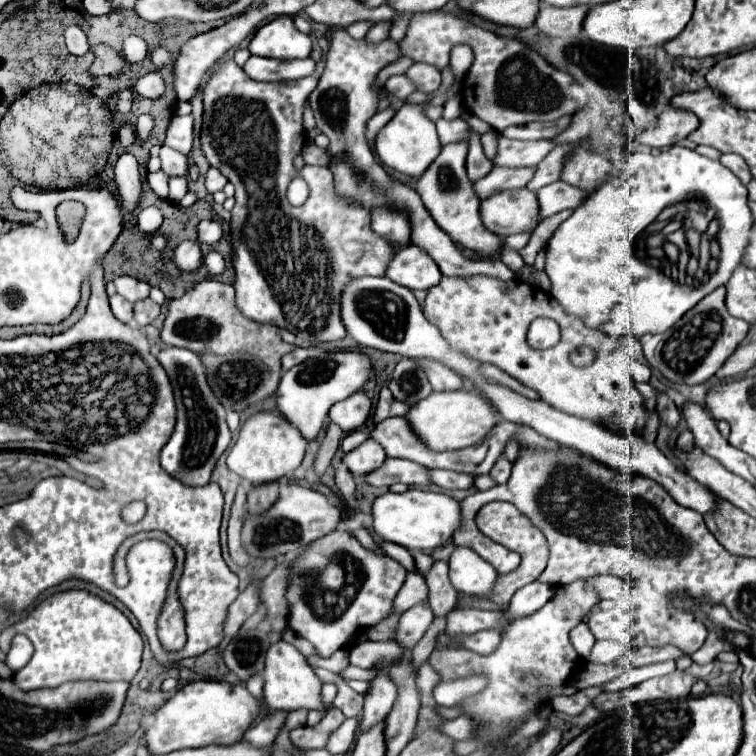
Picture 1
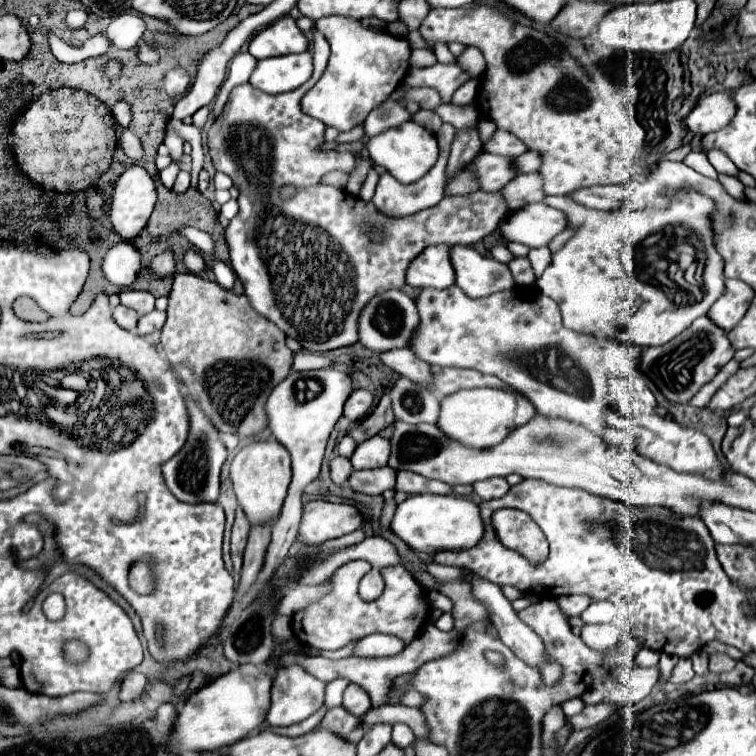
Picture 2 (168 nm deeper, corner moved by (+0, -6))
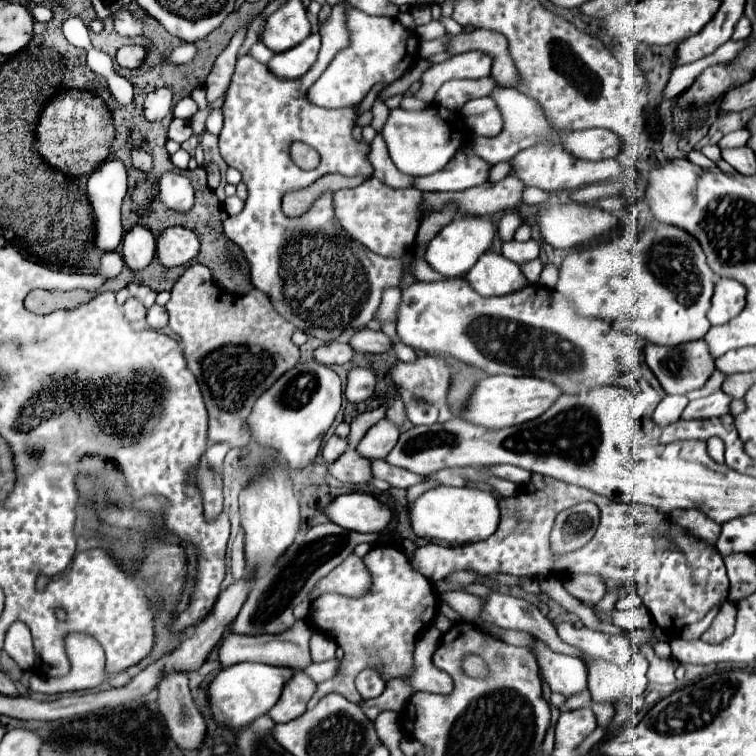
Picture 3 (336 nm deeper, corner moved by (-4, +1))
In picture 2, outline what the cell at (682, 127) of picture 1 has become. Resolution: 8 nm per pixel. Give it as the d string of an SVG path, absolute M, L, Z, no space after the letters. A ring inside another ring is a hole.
M735 90L713 92L705 96L687 116L687 128L695 134L709 134L725 128L737 112Z

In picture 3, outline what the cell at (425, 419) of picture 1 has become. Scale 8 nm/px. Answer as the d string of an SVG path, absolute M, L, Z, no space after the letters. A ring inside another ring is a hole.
M511 375L483 377L471 391L471 397L467 399L467 409L463 409L463 419L473 425L483 425L485 429L505 429L537 419L553 405L553 401L559 395L561 389L557 385L537 377L511 377Z

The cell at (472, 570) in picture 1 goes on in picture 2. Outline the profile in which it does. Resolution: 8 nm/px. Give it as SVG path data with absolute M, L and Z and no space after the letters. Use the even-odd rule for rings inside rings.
M471 576L471 586L473 586L475 596L489 608L489 612L491 612L491 622L493 622L493 626L499 630L501 642L503 642L505 646L509 646L511 652L513 652L515 656L519 656L523 662L527 662L529 666L539 668L541 678L543 678L543 684L547 684L547 686L559 684L559 680L561 680L561 676L563 676L563 668L547 654L543 640L541 640L525 622L519 620L517 612L513 610L511 602L503 596L501 588L495 586L495 584L491 584L491 582L487 582L487 580L483 580L483 578L479 578L479 576Z

